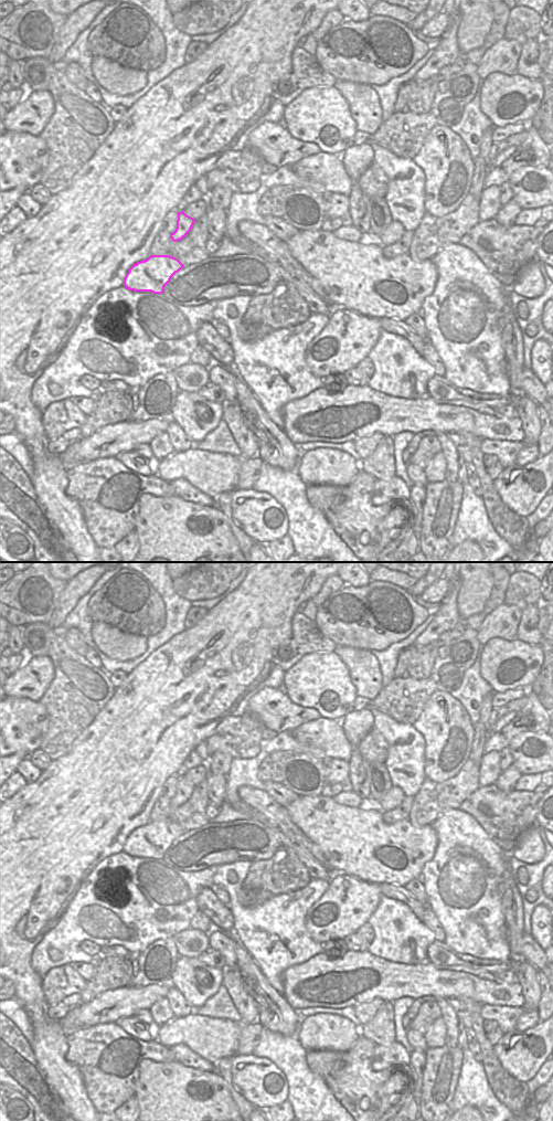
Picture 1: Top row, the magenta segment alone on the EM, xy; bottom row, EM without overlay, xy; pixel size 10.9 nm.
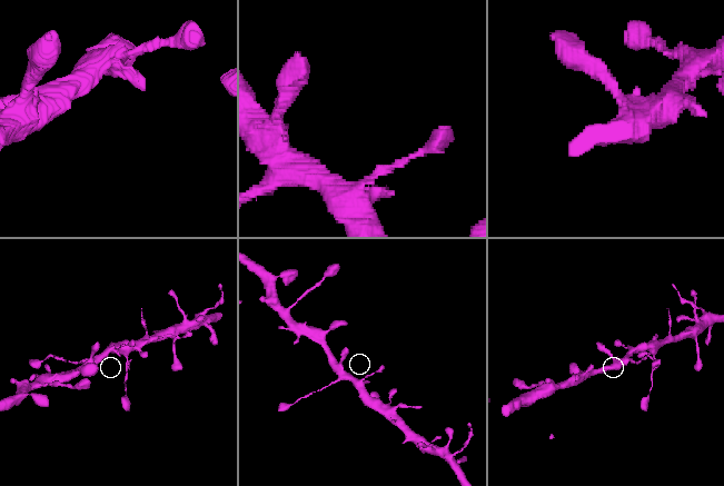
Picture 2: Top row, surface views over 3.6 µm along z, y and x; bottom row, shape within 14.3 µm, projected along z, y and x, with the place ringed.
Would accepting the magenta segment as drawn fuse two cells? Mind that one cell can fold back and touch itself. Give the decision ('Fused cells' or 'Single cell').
Single cell

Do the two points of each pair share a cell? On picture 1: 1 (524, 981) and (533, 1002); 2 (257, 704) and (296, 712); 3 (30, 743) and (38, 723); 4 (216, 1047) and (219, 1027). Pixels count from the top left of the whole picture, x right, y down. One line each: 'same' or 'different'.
1: same
2: same
3: same
4: same

